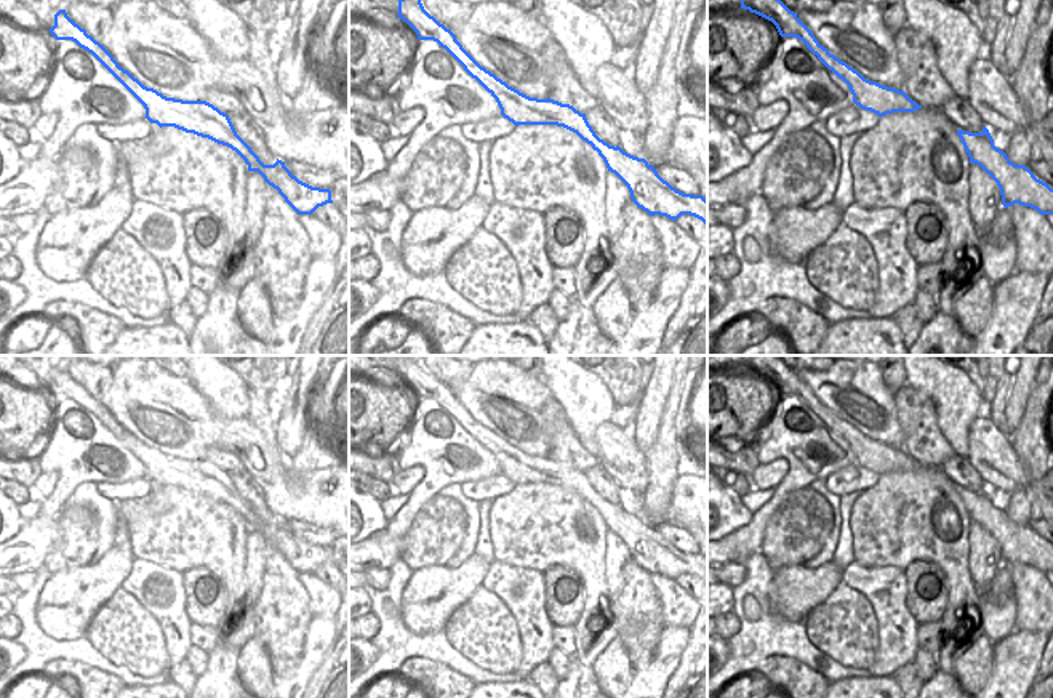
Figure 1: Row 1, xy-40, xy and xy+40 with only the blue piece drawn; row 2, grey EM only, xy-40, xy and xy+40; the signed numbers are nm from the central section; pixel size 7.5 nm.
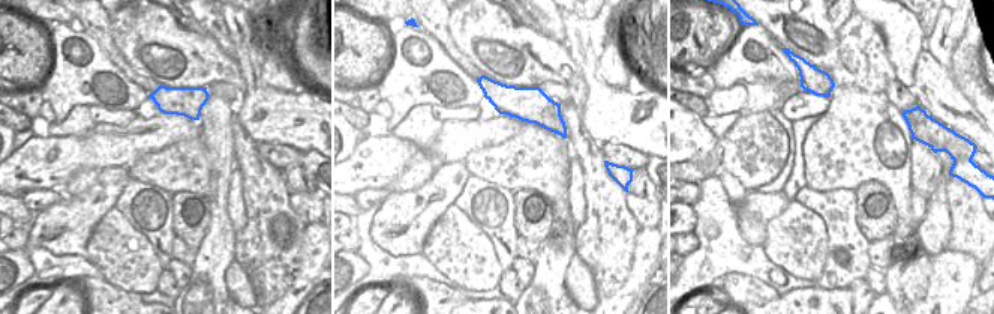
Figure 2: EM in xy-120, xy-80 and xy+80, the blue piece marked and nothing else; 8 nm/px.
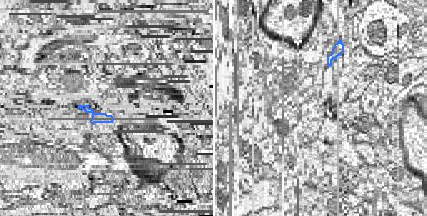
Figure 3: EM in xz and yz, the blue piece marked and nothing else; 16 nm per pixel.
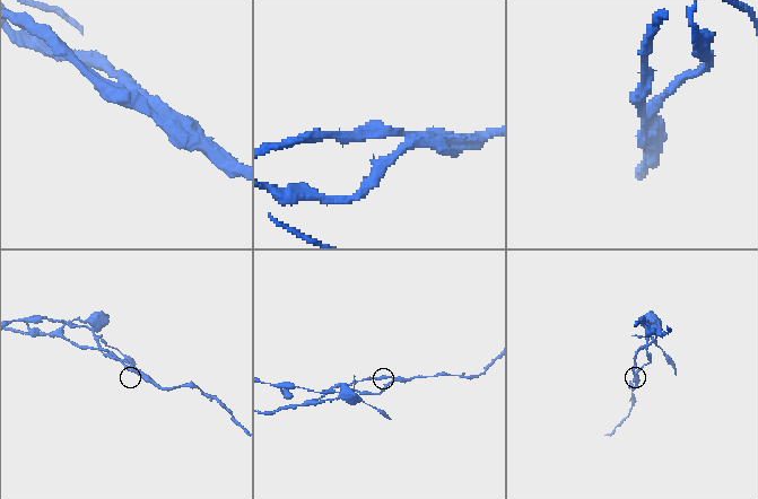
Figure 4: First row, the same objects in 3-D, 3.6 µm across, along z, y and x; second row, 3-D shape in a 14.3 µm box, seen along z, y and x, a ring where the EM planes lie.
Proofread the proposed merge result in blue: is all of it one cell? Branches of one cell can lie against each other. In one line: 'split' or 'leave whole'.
split

